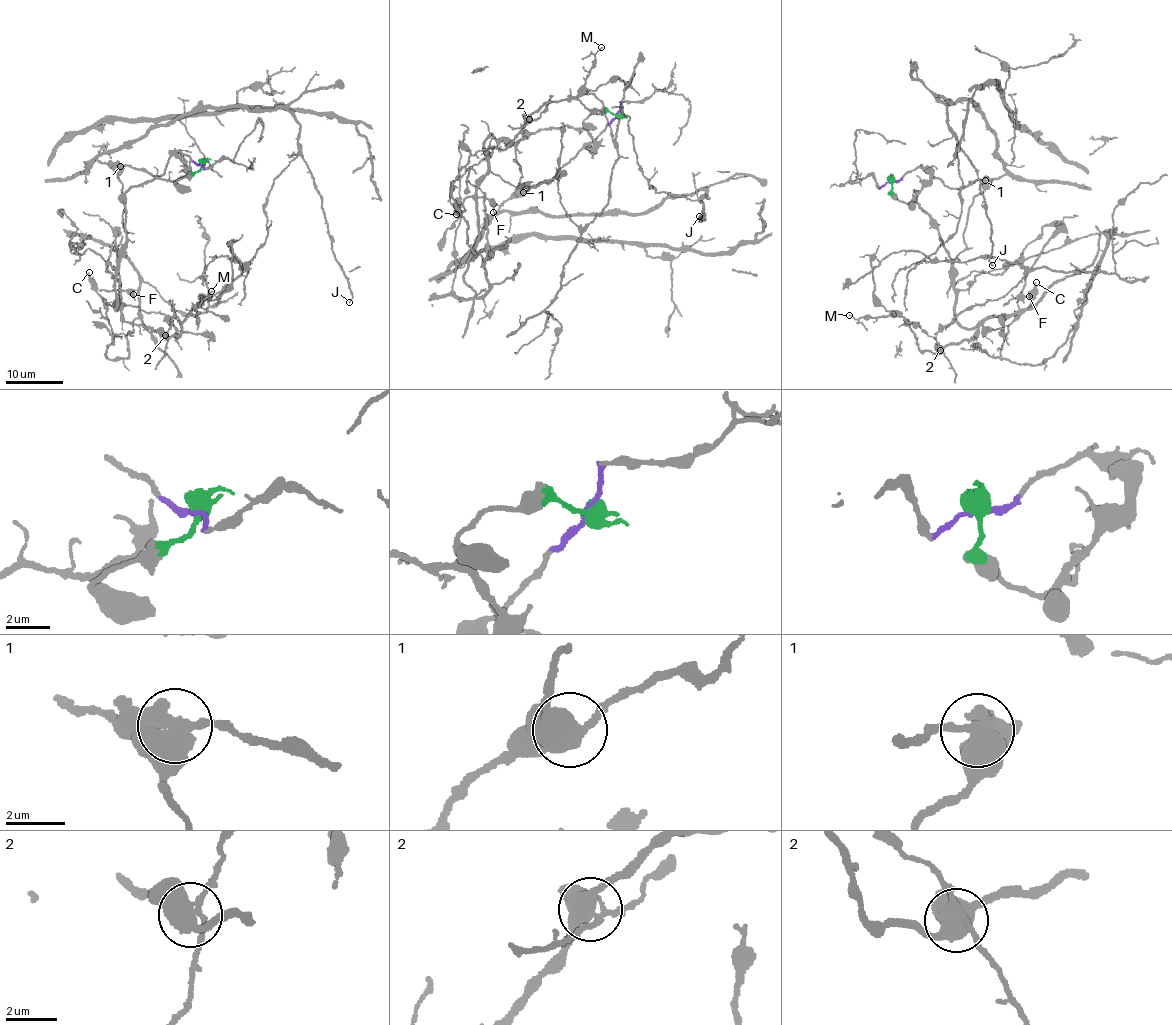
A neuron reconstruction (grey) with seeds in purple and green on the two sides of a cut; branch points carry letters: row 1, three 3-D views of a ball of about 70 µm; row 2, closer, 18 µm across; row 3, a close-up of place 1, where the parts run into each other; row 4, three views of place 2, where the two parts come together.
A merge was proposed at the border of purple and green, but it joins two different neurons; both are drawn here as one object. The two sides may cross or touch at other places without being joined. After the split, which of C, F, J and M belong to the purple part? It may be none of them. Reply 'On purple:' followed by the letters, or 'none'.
On purple: J

